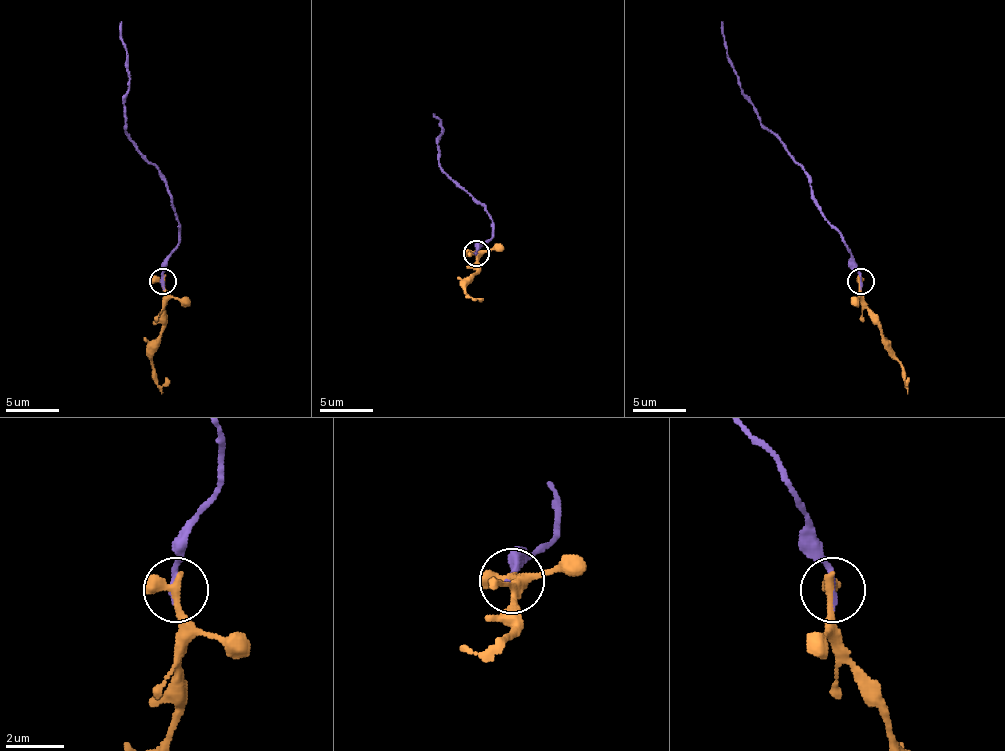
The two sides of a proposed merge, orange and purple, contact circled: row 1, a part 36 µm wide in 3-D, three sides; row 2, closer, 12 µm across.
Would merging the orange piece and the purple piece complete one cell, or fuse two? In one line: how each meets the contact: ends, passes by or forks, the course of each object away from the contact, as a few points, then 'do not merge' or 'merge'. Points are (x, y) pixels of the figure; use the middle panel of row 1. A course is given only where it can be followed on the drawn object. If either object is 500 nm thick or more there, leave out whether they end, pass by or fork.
orange ends; purple ends; course orange (477, 252), (477, 271), (466, 282), (466, 292), (482, 301); course purple (477, 252), (493, 236), (493, 220), (482, 204), (439, 164), (442, 121), (434, 113); do not merge

